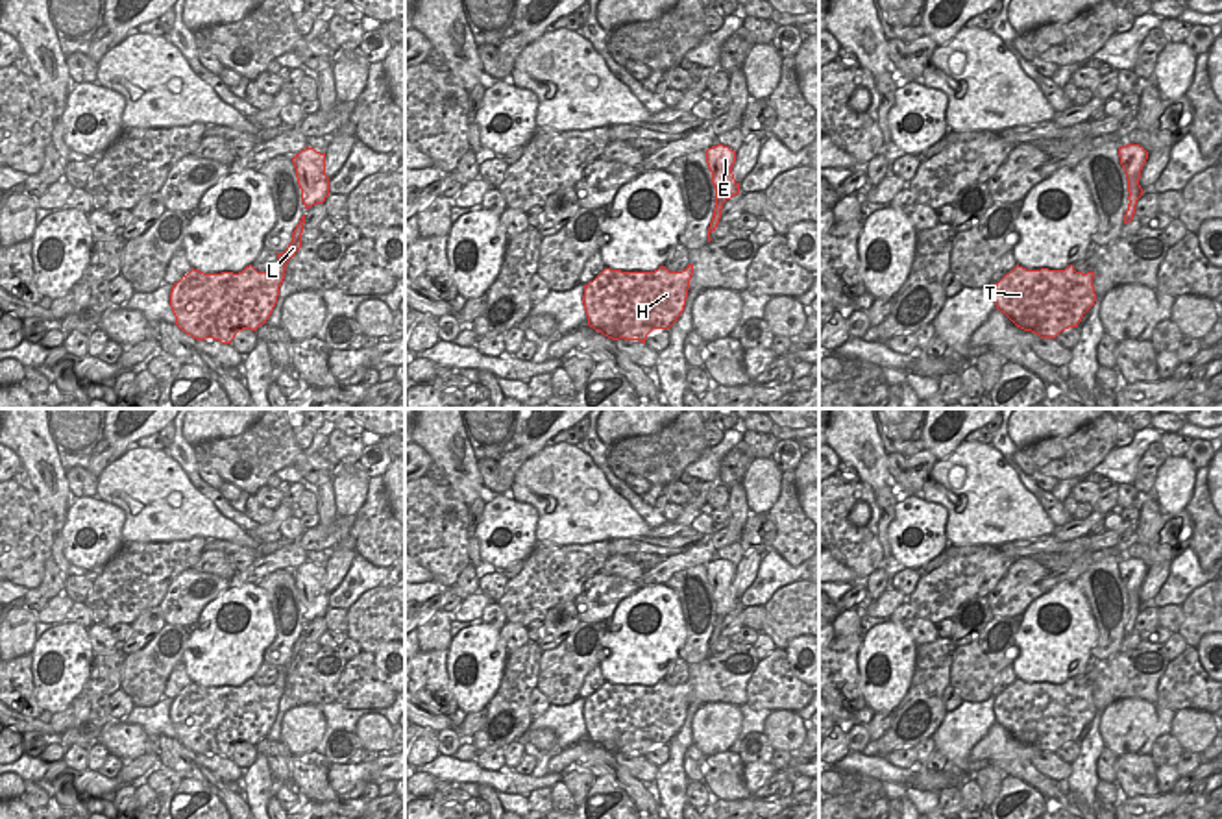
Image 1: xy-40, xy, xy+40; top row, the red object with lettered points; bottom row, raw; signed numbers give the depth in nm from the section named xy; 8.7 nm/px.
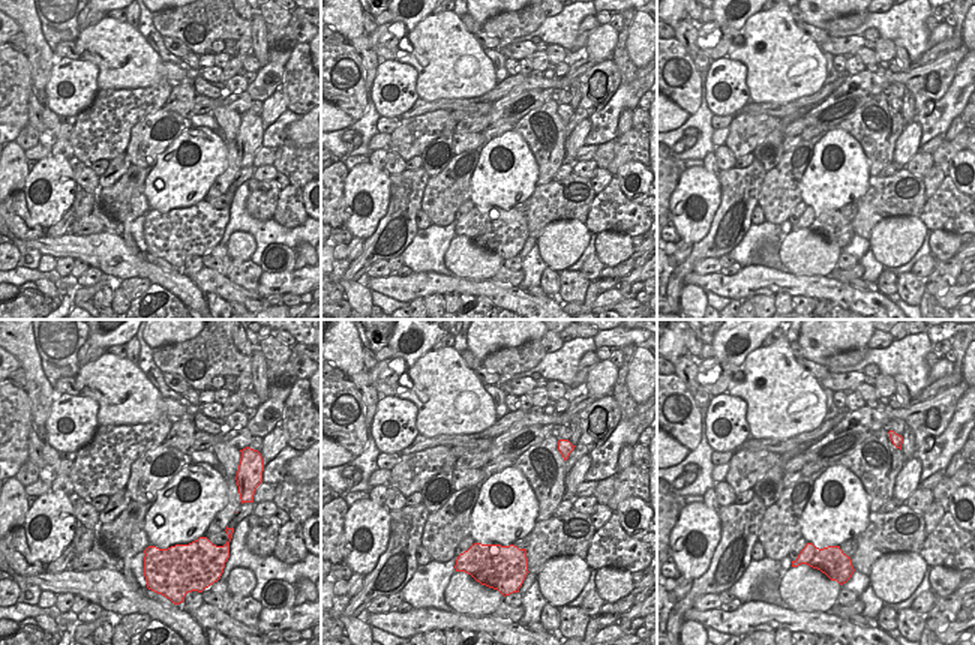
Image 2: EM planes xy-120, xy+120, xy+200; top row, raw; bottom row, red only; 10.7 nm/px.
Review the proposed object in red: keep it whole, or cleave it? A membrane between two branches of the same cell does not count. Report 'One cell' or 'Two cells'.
One cell.

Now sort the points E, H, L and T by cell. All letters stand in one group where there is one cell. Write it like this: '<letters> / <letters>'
E H L T

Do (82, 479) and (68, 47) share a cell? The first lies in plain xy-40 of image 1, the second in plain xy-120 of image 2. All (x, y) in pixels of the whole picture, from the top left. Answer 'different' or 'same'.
same

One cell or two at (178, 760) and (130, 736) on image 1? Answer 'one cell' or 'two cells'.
two cells

